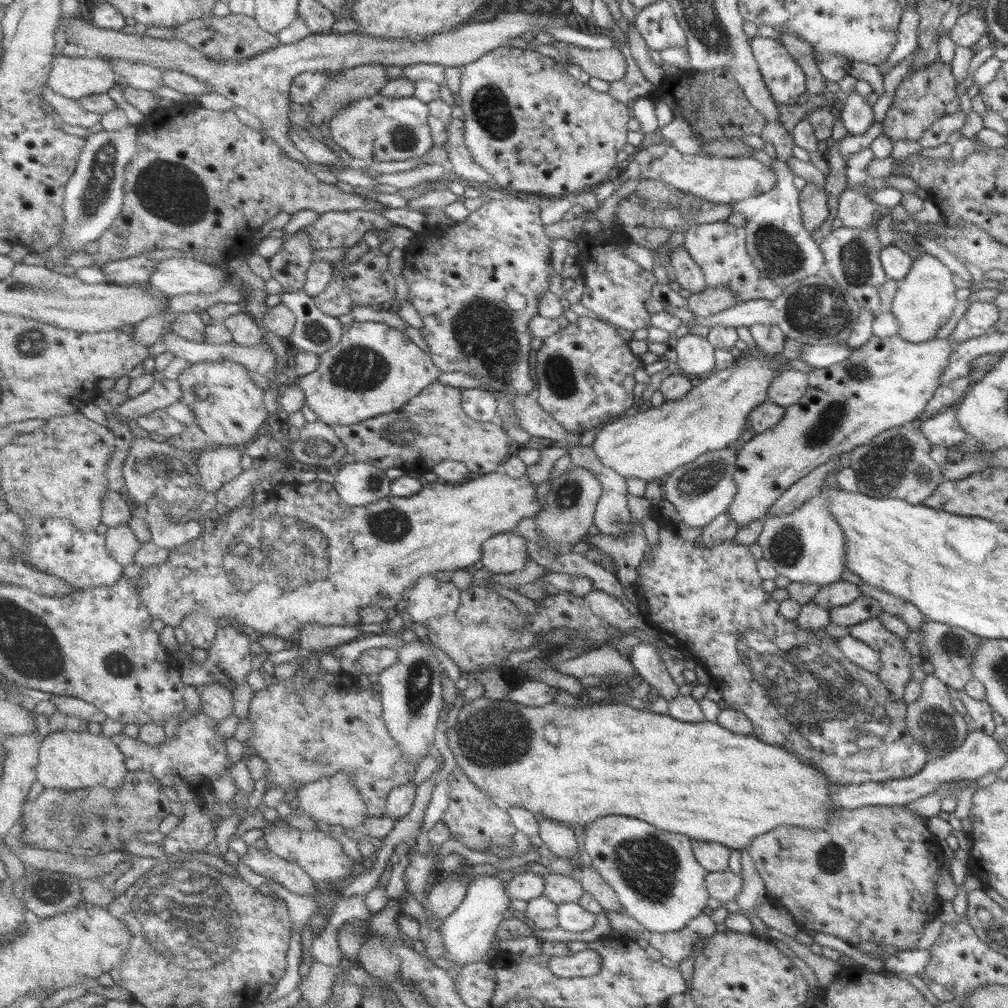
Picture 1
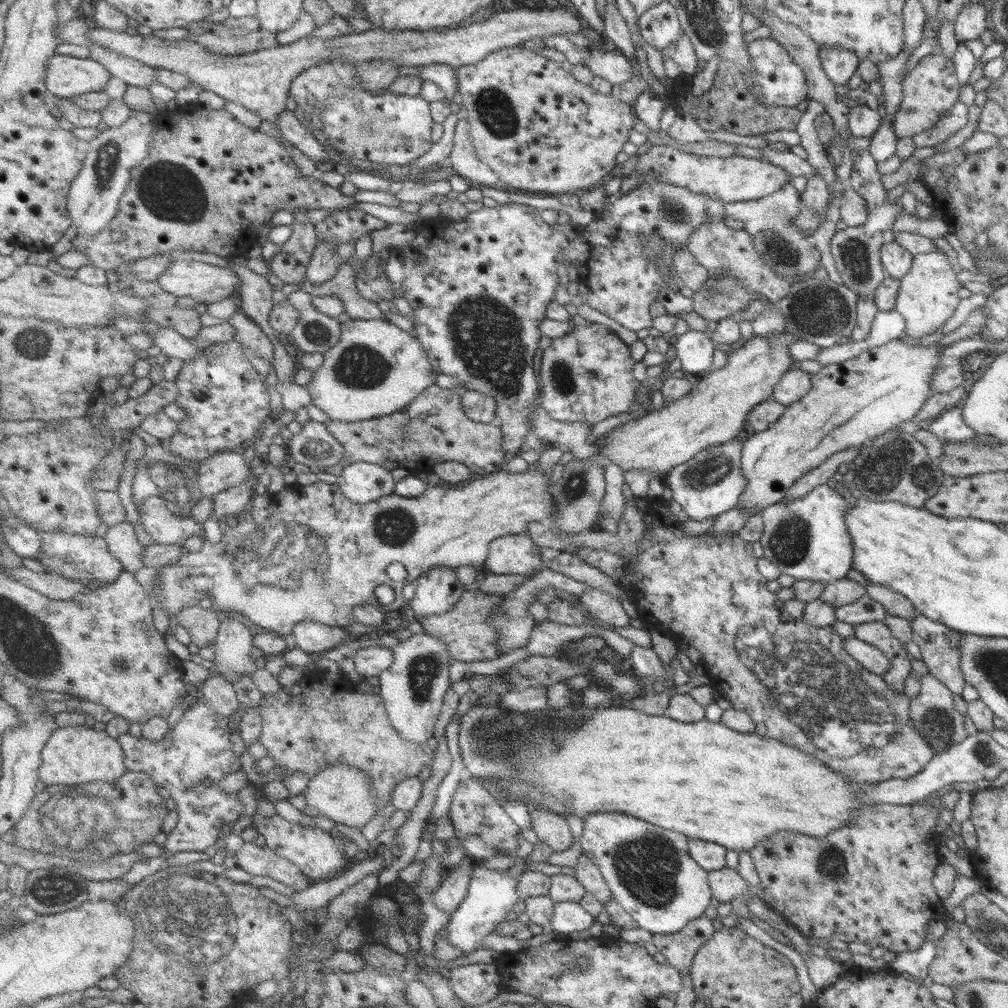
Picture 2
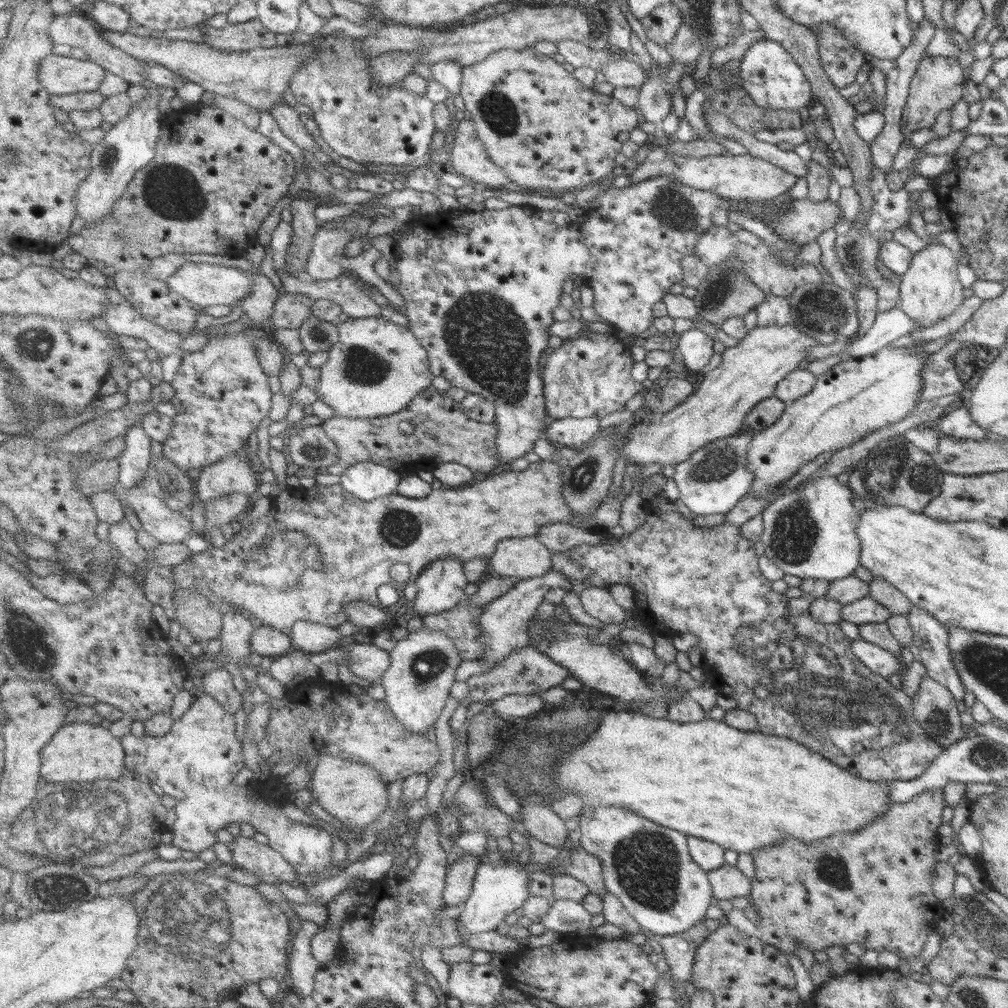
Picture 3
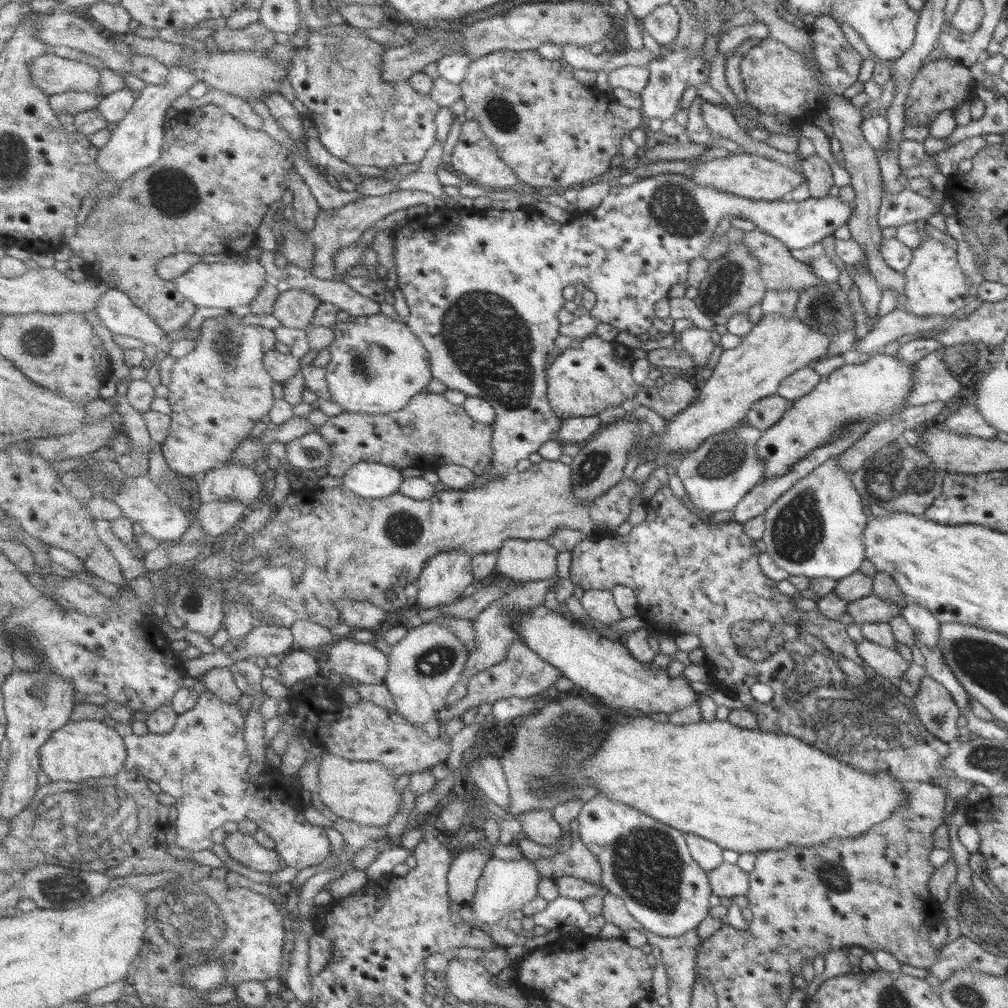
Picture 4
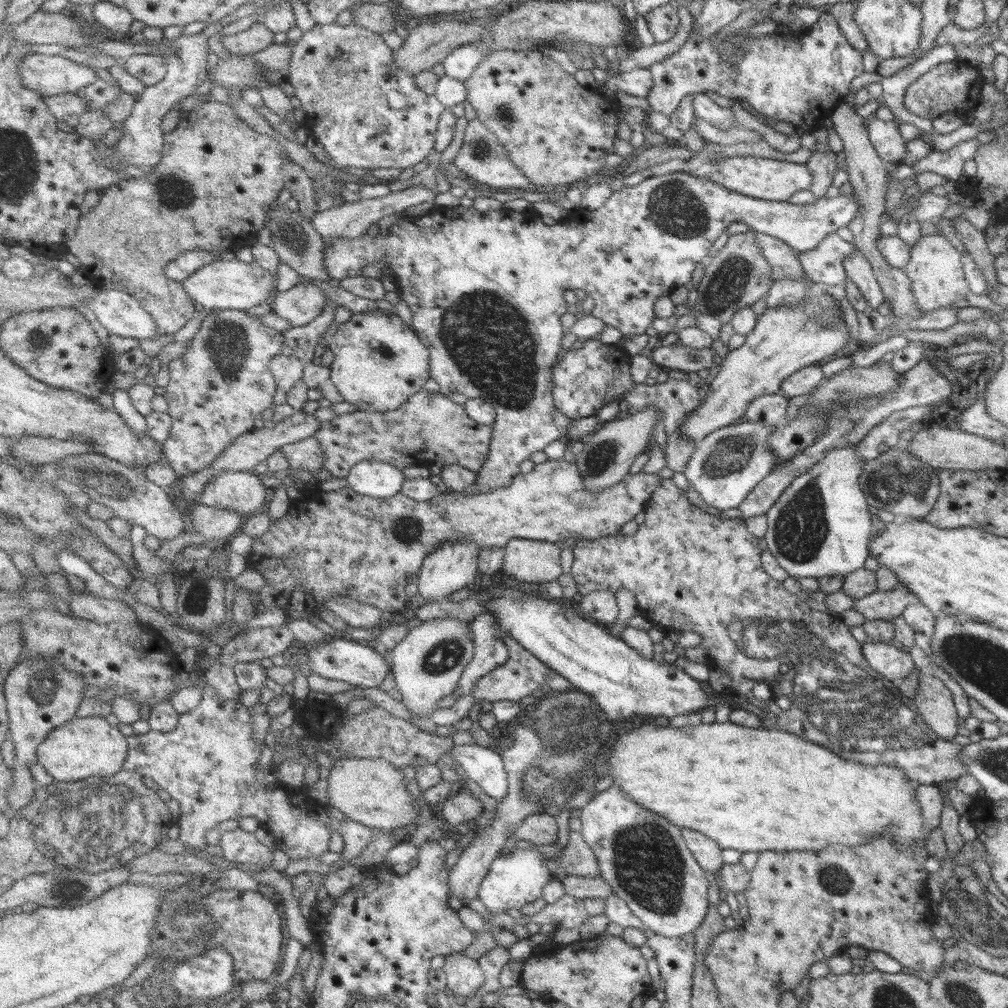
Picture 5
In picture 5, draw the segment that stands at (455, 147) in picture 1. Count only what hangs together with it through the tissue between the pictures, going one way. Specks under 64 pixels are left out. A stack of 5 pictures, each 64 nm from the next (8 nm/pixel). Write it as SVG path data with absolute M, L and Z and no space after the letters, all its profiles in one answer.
M476 118L469 122L460 152L458 152L454 164L469 177L488 185L488 187L516 190L528 190L533 188L530 178L512 162L508 148L498 140L498 136Z

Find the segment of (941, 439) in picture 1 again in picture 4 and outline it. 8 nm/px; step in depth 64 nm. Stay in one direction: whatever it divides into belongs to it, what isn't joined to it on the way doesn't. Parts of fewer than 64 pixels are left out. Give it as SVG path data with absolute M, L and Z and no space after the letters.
M972 402L948 417L945 424L948 430L961 435L994 439L997 434L997 428L985 422L983 416L978 412L977 404Z

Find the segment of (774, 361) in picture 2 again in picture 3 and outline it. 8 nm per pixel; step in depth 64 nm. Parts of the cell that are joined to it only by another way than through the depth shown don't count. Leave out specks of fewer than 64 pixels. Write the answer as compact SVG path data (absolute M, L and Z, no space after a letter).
M792 323L750 329L737 345L725 348L721 354L720 365L704 375L698 392L694 393L686 403L677 406L668 414L662 416L655 414L655 419L652 417L650 425L637 426L635 423L627 427L630 430L629 442L623 446L623 461L642 466L680 464L690 460L690 457L706 443L738 433L738 428L742 426L746 414L749 414L762 400L775 397L776 384L793 370L803 368L805 363L809 362L807 360L812 358L807 357L807 350L817 344L816 339L806 336L806 333Z

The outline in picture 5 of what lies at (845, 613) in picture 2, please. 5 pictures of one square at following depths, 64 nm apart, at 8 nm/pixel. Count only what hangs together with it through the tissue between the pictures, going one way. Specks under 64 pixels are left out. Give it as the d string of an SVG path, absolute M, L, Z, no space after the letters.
M898 584L890 592L874 592L854 602L854 611L864 616L866 621L884 620L890 621L902 615L909 602L915 601L908 588Z

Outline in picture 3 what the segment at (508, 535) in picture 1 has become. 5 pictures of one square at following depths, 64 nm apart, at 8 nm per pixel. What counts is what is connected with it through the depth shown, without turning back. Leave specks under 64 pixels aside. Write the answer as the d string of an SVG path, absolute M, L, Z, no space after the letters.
M538 537L504 539L491 558L493 573L520 580L546 576L553 570L552 553Z

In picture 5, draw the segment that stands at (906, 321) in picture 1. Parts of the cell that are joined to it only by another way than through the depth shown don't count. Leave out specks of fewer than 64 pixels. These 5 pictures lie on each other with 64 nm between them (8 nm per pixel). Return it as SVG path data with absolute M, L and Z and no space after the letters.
M942 233L922 236L911 246L910 261L902 269L910 279L912 294L919 309L924 314L938 308L960 309L976 306L983 310L1002 312L1002 305L996 304L986 295L974 294L969 289L960 259L962 259L960 252L944 238Z

